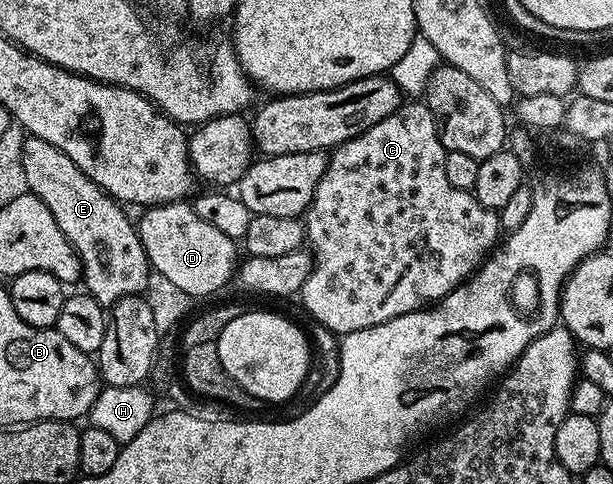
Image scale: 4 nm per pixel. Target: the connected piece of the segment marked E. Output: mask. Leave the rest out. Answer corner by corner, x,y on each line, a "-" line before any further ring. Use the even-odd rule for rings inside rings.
26,135
20,141
22,168
28,191
41,199
51,210
51,218
63,230
67,242
81,260
84,291
103,306
112,306
124,296
139,296
146,290
151,277
149,259
143,250
141,236
124,207
101,189
63,150
43,142
43,138

